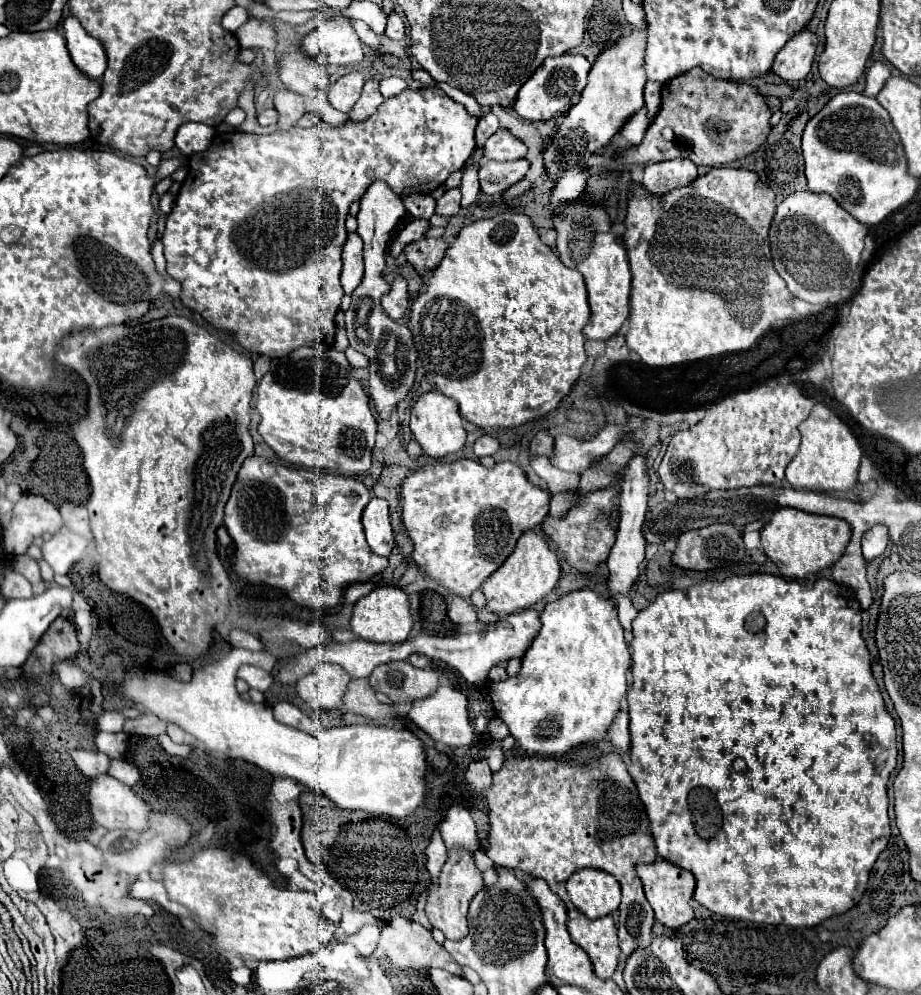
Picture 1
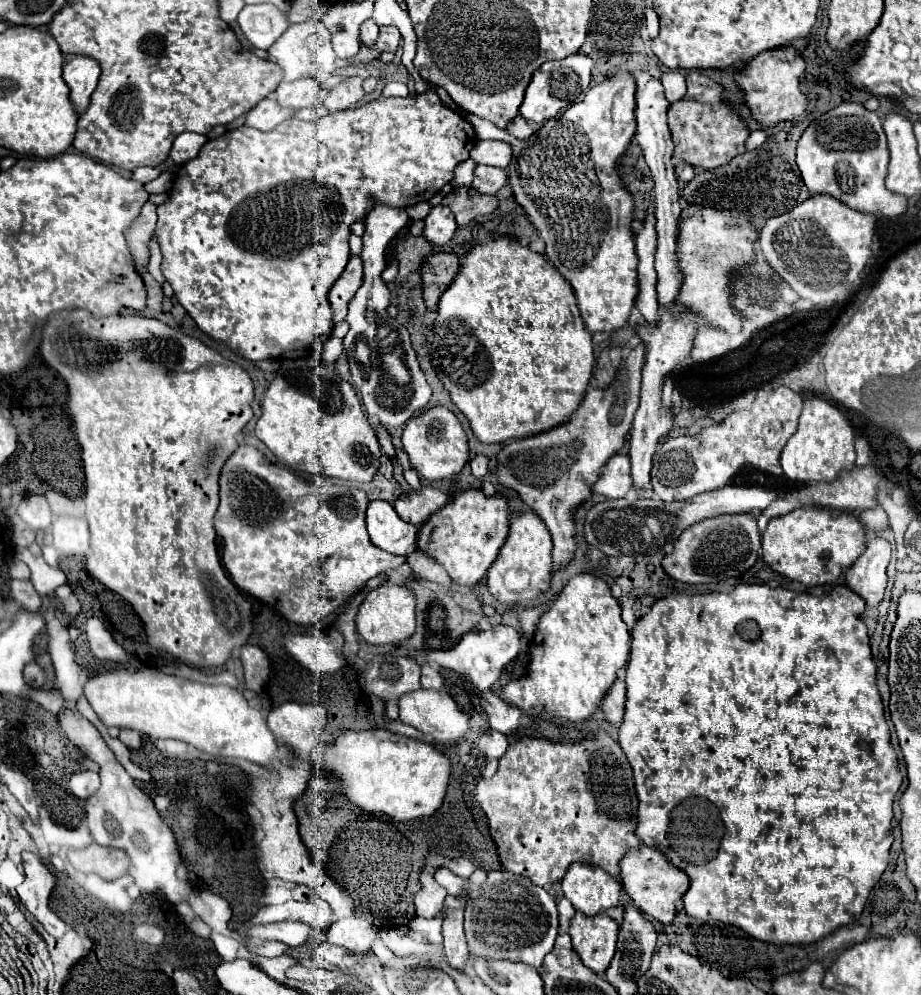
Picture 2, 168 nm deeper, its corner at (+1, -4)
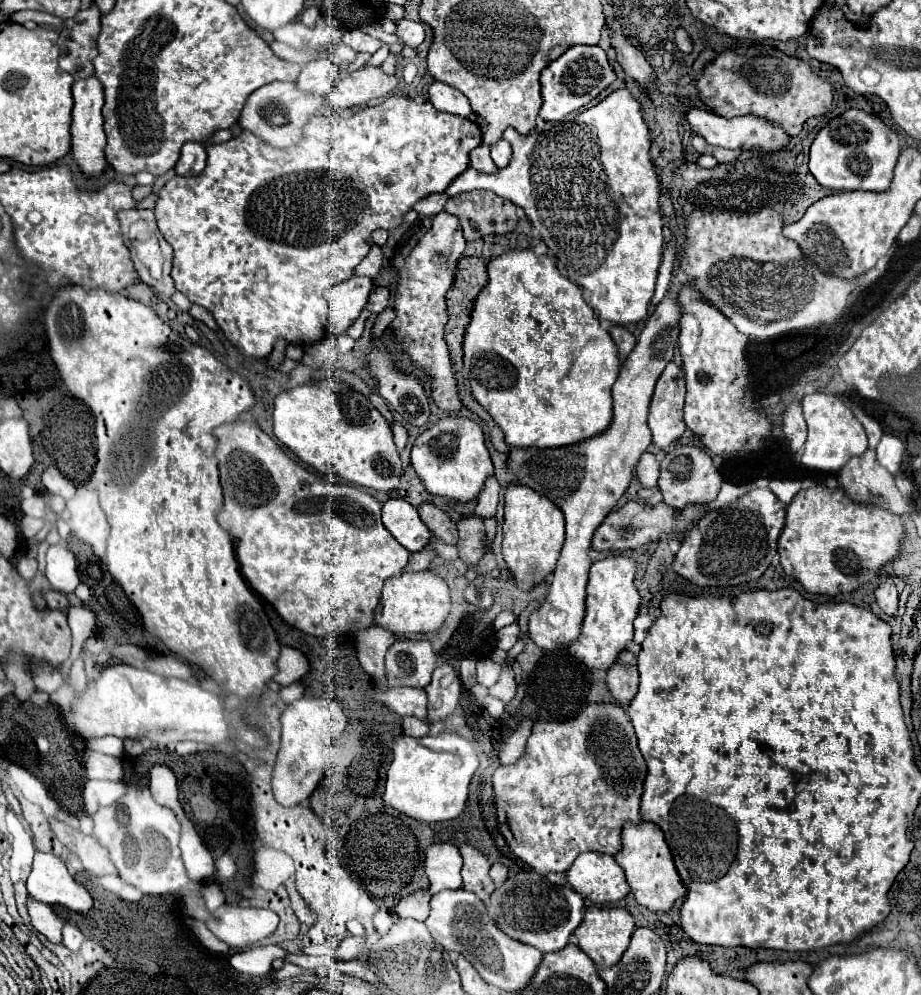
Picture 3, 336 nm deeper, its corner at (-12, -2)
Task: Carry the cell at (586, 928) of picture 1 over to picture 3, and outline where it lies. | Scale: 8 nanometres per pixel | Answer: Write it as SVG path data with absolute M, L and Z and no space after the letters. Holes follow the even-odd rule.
M589 907L585 911L583 923L577 927L575 937L579 947L597 963L599 969L607 969L613 967L615 963L619 963L619 959L623 957L625 949L629 947L629 939L635 931L635 921L629 915L629 911L621 909L621 907Z

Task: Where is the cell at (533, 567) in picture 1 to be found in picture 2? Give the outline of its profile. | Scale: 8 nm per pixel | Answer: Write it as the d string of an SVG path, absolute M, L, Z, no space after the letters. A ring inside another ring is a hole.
M534 511L514 513L510 517L510 531L506 543L498 551L496 561L486 573L488 591L502 603L523 603L526 599L536 599L548 591L552 577L552 539L544 521Z

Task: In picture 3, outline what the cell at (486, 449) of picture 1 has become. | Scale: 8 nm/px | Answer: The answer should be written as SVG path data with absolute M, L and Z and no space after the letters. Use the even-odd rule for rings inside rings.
M495 475L487 477L487 483L483 485L483 491L477 497L477 507L475 513L479 517L491 517L497 511L497 503L499 503L499 481Z

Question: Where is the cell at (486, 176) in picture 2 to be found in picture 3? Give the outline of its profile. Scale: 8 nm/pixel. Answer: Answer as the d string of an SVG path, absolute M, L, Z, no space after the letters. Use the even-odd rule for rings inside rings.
M479 145L477 149L473 149L469 153L469 159L471 159L469 165L473 169L477 169L477 171L483 171L483 173L495 173L495 171L499 171L499 167L495 167L493 159L489 157L489 147L487 145Z

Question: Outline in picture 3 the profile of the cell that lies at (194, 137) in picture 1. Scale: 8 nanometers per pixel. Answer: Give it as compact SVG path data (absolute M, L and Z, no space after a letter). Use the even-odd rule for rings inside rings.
M191 141L185 143L181 149L181 159L175 165L177 175L199 175L205 169L205 161L207 161L207 151L205 151L205 143L203 141Z

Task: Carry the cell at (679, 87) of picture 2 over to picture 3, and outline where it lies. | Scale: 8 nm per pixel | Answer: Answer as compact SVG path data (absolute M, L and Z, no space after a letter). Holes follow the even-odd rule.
M689 99L683 101L685 107L687 107L687 121L691 125L691 129L695 133L699 133L701 137L705 137L705 141L709 145L715 145L715 147L727 147L727 149L761 149L765 155L767 153L775 153L775 151L781 151L785 147L785 143L789 141L789 135L781 129L781 127L775 127L771 123L767 123L765 119L761 117L753 117L753 115L745 115L745 117L733 117L733 119L723 119L721 121L715 121L715 113L709 113L709 111L703 111L699 107L695 107Z

